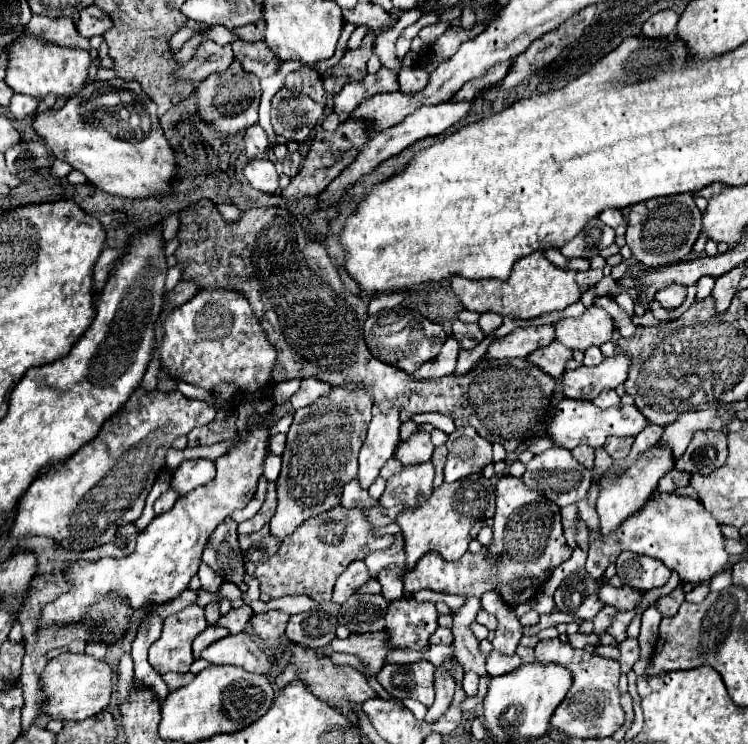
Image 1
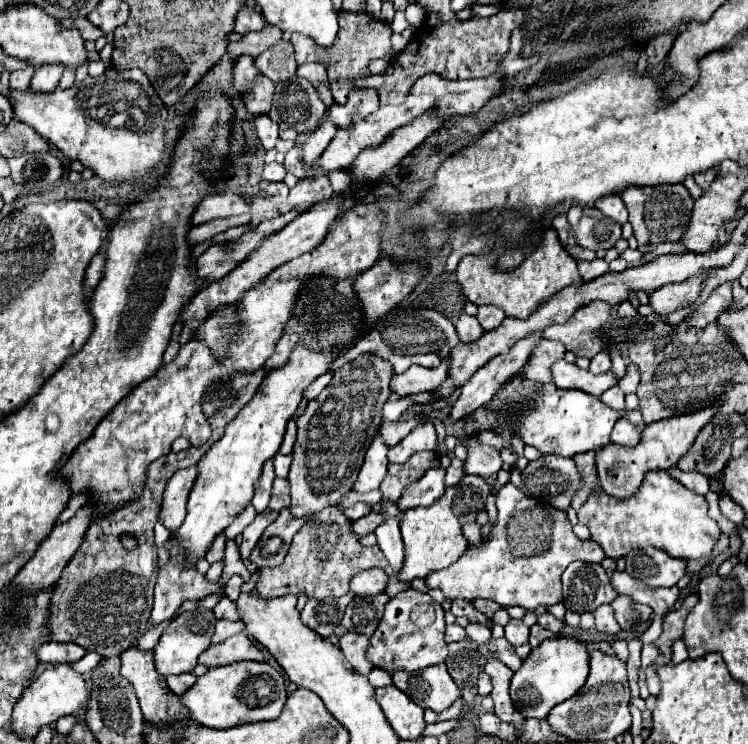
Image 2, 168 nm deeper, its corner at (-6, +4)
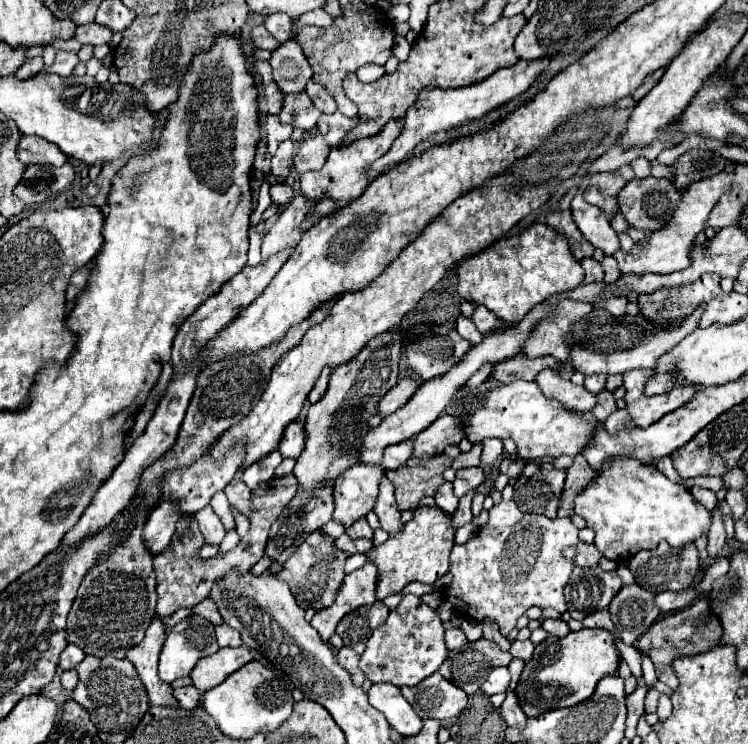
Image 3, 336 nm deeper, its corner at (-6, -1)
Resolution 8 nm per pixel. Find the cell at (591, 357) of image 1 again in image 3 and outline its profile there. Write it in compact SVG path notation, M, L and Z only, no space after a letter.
M596 373L596 375L588 375L586 381L584 381L584 387L590 389L592 393L598 393L602 391L606 385L606 375L604 373Z

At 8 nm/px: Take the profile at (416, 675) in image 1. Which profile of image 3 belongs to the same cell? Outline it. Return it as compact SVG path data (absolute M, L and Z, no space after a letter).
M438 671L414 687L400 687L404 699L414 707L416 715L432 719L456 717L466 707L466 693L446 681Z

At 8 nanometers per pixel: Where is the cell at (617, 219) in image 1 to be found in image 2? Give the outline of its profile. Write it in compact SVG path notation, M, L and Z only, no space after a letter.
M610 194L610 196L604 196L604 198L596 200L594 206L596 206L602 214L614 218L614 220L620 222L620 224L624 224L624 222L628 220L628 210L626 210L622 198L616 196L616 194Z

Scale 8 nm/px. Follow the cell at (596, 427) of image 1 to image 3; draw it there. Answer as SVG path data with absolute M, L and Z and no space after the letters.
M528 381L500 385L480 393L478 397L470 397L466 399L464 409L470 413L468 421L464 423L464 431L472 443L478 443L486 437L512 439L522 459L554 459L560 455L576 457L590 445L600 425L600 421L596 421L590 413L572 413L572 409L560 409L556 401L540 393L540 387L536 383Z

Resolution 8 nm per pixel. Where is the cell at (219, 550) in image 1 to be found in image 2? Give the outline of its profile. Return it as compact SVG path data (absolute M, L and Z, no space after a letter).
M248 504L248 508L244 512L240 512L240 516L236 516L236 520L224 530L224 536L226 538L236 538L254 520L254 516L256 516L256 510L254 510L252 504Z

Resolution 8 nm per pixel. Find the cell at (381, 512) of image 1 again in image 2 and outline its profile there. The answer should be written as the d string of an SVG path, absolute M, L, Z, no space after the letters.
M370 512L368 516L364 516L364 518L356 520L356 522L352 522L352 532L354 532L358 538L362 538L362 536L374 532L376 526L380 526L382 522L384 522L384 516L382 516L382 514Z

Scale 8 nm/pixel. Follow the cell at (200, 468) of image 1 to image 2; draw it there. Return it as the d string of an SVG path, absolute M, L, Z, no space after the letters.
M190 466L190 468L184 468L184 470L176 472L166 484L158 520L170 532L178 530L184 516L186 516L186 502L188 502L188 494L192 490L194 480L196 480L196 466Z

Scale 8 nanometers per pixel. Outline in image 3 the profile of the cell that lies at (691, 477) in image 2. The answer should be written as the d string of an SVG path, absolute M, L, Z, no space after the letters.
M694 485L692 489L690 489L690 493L692 493L692 497L694 497L694 501L698 501L700 505L704 505L706 509L714 509L716 507L716 495L714 495L714 491L710 491L710 489L704 489L704 487L698 487L698 485Z

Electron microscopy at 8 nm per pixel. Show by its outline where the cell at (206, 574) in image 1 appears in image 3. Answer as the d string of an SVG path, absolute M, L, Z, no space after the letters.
M208 505L208 507L200 509L194 517L196 517L198 525L200 525L202 535L204 535L204 543L206 545L220 545L224 535L226 535L226 531L224 531L218 515L212 511L212 507Z

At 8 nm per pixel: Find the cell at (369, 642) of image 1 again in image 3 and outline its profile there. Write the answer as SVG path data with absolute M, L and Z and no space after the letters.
M344 645L344 647L338 651L336 661L352 675L352 679L356 681L356 685L362 685L362 683L364 683L364 675L362 675L362 671L360 671L360 667L358 667L360 655L358 655L354 649L350 649L350 647Z

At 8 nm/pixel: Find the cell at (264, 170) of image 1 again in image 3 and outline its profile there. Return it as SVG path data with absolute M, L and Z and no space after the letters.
M274 183L274 185L270 187L270 197L272 197L272 201L276 201L276 203L280 203L280 205L286 205L286 203L290 203L290 199L294 197L294 191L292 191L292 187L286 185L286 183Z

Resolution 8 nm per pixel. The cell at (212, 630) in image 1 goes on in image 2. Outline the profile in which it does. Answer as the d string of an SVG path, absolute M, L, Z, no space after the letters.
M218 620L216 622L216 632L212 636L212 642L224 642L226 638L238 634L244 630L244 622L228 622L228 620Z

